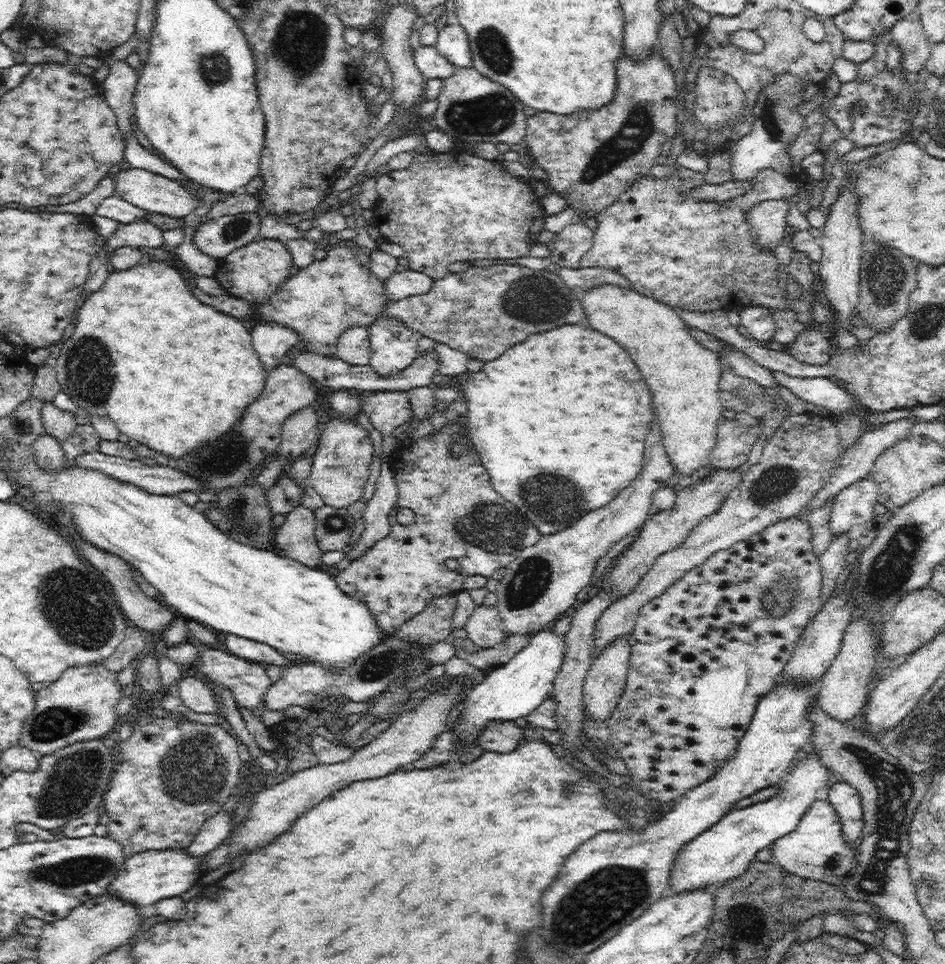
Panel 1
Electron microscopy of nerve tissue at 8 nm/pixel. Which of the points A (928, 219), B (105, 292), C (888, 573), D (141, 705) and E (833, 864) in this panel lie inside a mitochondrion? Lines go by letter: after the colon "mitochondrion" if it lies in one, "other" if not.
A: other
B: other
C: mitochondrion
D: other
E: mitochondrion

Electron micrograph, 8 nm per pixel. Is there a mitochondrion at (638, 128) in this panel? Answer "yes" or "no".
yes

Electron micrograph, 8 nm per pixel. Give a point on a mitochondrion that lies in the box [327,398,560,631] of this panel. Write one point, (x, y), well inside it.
(483, 525)

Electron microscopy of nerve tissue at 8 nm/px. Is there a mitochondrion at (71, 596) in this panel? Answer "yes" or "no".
yes

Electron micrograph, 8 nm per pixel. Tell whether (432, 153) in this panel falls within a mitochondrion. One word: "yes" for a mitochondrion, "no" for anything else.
no

